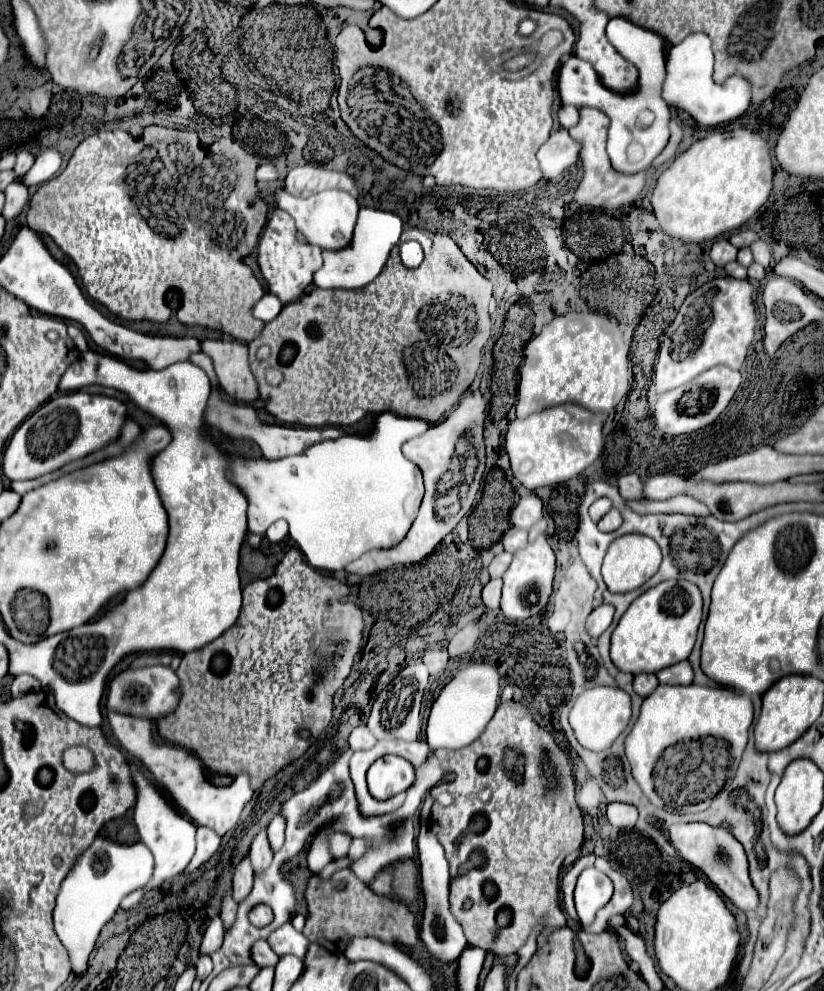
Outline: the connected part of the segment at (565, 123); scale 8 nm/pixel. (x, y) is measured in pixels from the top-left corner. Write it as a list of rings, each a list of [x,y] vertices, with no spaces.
[[[559,105],[559,109],[555,111],[555,117],[557,117],[557,121],[559,121],[559,125],[563,129],[569,129],[569,127],[573,127],[579,121],[577,109],[571,107],[571,105]]]

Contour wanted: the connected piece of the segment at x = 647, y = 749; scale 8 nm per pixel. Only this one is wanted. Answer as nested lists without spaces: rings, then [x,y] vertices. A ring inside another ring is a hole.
[[[659,685],[641,705],[641,713],[639,713],[639,719],[637,723],[633,725],[633,729],[629,731],[629,735],[625,737],[625,757],[629,759],[629,765],[631,765],[631,775],[633,779],[637,781],[637,785],[641,787],[641,791],[647,795],[647,799],[655,805],[655,807],[661,807],[669,813],[683,813],[683,809],[687,805],[695,805],[695,803],[701,803],[705,799],[711,799],[715,797],[723,785],[727,783],[727,773],[729,769],[735,765],[739,765],[741,761],[741,755],[743,755],[743,749],[747,745],[747,737],[749,737],[749,727],[753,723],[753,705],[751,705],[751,699],[749,695],[745,693],[737,693],[737,691],[731,691],[731,689],[725,689],[725,687],[701,687],[701,685],[687,685],[687,687],[679,687],[679,685]]]

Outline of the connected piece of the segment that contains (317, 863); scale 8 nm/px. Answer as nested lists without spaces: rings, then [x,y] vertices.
[[[321,831],[319,837],[315,837],[313,843],[311,843],[311,847],[309,847],[307,861],[309,861],[309,869],[313,873],[319,873],[327,863],[331,863],[329,845],[327,845],[327,835],[329,833],[333,833],[333,831]]]

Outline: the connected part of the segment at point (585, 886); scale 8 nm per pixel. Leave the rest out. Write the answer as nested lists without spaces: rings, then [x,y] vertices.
[[[587,867],[581,871],[573,893],[581,927],[593,923],[595,913],[611,899],[611,891],[613,891],[613,883],[601,871],[597,871],[595,867]]]

